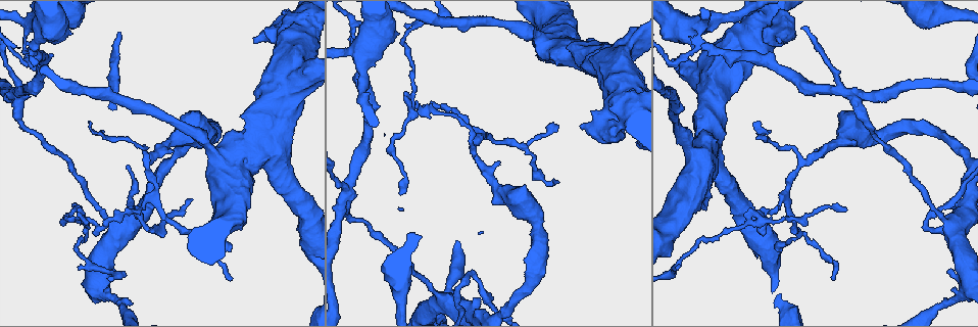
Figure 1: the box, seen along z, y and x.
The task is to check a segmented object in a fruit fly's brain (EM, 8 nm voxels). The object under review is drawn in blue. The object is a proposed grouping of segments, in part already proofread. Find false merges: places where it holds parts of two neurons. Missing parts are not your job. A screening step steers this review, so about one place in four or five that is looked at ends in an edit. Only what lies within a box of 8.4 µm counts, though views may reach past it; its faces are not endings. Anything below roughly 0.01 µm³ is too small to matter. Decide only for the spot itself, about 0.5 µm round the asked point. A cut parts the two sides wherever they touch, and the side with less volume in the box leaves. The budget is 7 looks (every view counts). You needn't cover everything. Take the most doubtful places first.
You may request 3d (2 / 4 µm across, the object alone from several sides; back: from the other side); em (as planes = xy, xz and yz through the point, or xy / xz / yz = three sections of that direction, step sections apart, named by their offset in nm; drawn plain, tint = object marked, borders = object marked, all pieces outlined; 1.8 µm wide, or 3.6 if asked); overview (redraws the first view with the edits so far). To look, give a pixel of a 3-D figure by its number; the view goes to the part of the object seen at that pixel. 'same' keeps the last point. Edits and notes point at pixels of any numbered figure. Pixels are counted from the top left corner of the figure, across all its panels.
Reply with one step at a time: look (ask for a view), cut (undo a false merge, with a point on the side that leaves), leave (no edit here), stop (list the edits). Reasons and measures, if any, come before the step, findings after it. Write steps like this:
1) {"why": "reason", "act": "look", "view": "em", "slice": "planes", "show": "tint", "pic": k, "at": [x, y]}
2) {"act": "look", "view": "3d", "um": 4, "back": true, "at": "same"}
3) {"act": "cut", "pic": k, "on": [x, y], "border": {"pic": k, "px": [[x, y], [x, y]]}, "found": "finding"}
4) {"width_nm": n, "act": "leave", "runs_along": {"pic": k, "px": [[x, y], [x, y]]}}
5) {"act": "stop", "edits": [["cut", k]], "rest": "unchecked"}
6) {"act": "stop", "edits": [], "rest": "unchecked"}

{"act": "look", "view": "3d", "um": 4, "pic": 1, "at": [848, 94]}

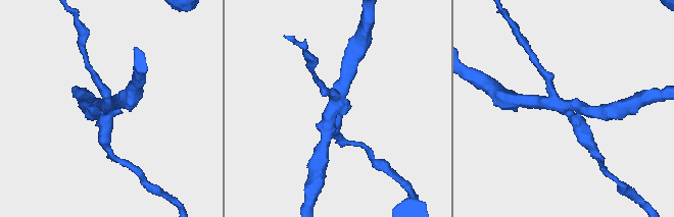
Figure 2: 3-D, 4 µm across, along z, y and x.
{"arms": 4, "act": "look", "view": "em", "slice": "planes", "show": "plain", "pic": 2, "at": [562, 107]}

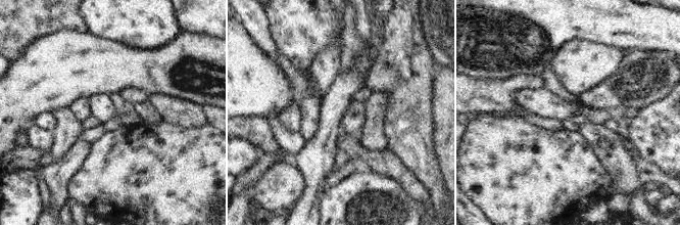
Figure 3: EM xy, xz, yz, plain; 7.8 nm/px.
{"act": "look", "view": "em", "slice": "planes", "show": "tint", "at": "same"}

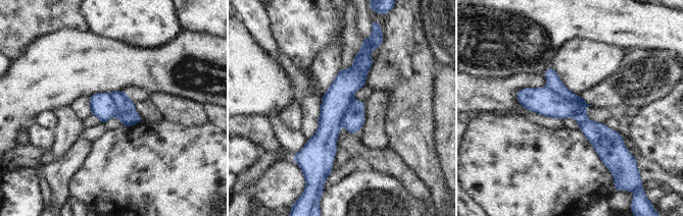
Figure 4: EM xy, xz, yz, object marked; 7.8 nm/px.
{"act": "cut", "pic": 4, "on": [554, 84], "border": {"pic": 4, "px": [[546, 87], [570, 101], [580, 98]]}, "found": "a second neuron is stuck on"}

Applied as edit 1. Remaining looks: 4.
{"why": "see it whole again", "act": "look", "view": "overview"}

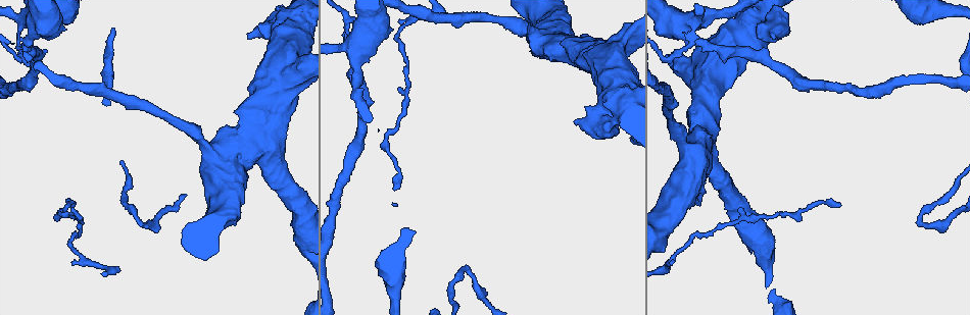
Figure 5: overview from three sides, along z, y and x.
{"why": "abrupt turn", "act": "look", "view": "3d", "um": 4, "pic": 5, "at": [463, 268]}

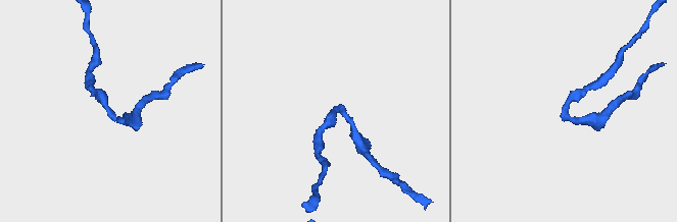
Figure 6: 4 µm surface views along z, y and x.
{"act": "look", "view": "em", "slice": "yz", "step": 8, "show": "tint", "pic": 6, "at": [564, 111]}

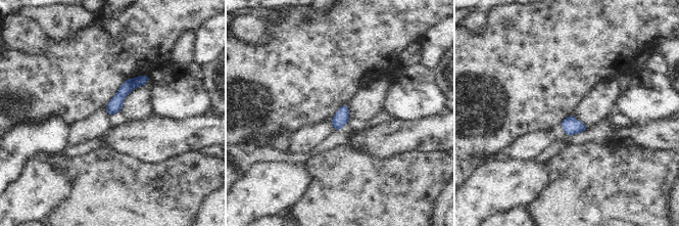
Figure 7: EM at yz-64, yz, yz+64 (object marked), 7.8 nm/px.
{"width_nm": 110, "act": "leave", "found": "continuous, no second neuron"}

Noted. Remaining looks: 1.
{"act": "stop", "edits": [["cut", 4]], "rest": "unchecked"}

